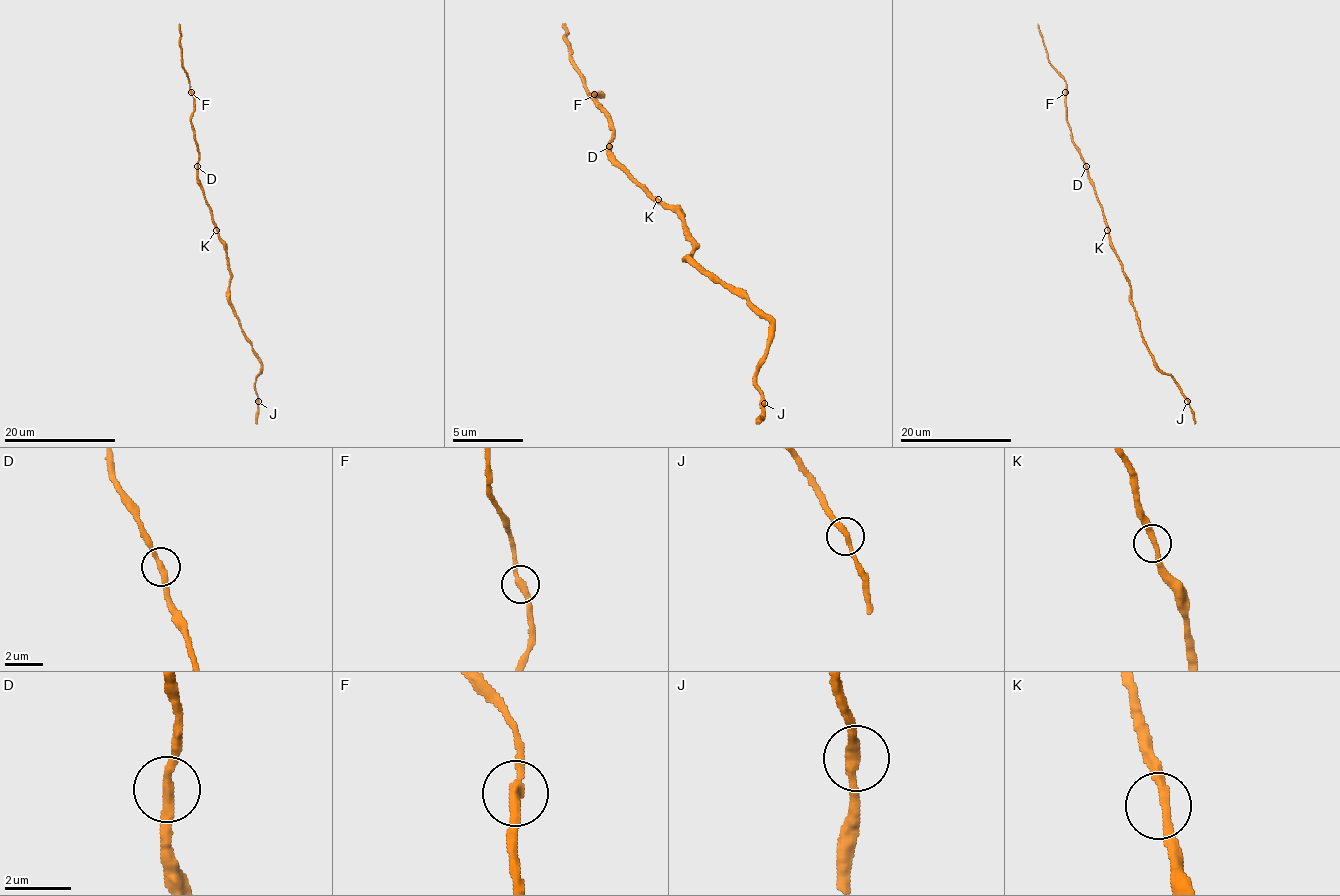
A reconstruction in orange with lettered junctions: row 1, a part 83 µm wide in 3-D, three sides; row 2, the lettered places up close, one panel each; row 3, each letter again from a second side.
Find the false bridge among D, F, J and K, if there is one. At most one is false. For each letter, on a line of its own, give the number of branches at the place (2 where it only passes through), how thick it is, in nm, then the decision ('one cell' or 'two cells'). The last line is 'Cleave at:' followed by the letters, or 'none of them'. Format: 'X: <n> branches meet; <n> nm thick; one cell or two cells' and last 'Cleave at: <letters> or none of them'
D: 2 branches meet; 280 nm thick; one cell
F: 2 branches meet; 300 nm thick; one cell
J: 2 branches meet; 300 nm thick; one cell
K: 2 branches meet; 280 nm thick; one cell
Cleave at: none of them

